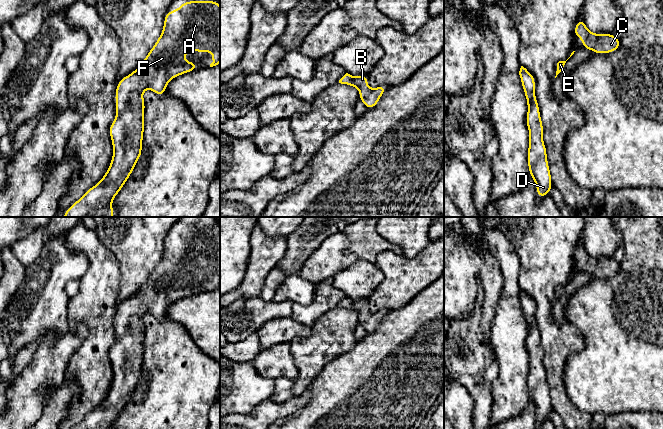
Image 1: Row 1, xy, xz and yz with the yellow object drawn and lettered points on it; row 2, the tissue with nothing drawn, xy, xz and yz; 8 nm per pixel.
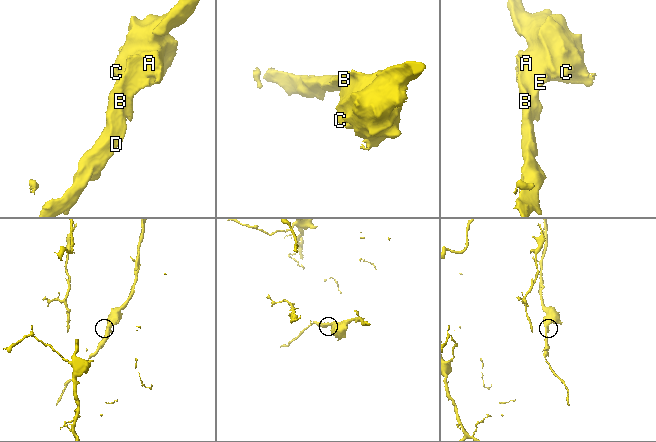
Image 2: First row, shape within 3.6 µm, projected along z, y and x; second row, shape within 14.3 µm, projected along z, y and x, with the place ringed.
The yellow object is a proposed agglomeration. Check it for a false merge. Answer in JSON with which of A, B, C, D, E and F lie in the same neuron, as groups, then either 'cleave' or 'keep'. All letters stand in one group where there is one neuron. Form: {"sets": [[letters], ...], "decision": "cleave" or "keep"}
{"sets": [["A", "B", "C", "D", "E", "F"]], "decision": "keep"}

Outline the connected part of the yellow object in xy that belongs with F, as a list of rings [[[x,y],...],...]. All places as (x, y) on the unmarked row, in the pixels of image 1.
[[[187,225],[177,234],[167,235],[162,257],[146,282],[135,295],[118,306],[115,316],[116,342],[109,352],[113,370],[109,392],[103,402],[72,429],[112,429],[114,421],[129,403],[141,381],[145,335],[143,315],[151,313],[156,319],[162,320],[172,302],[198,293],[197,287],[179,281],[191,275],[216,276],[216,279],[210,280],[213,284],[210,291],[220,287],[219,225]]]

